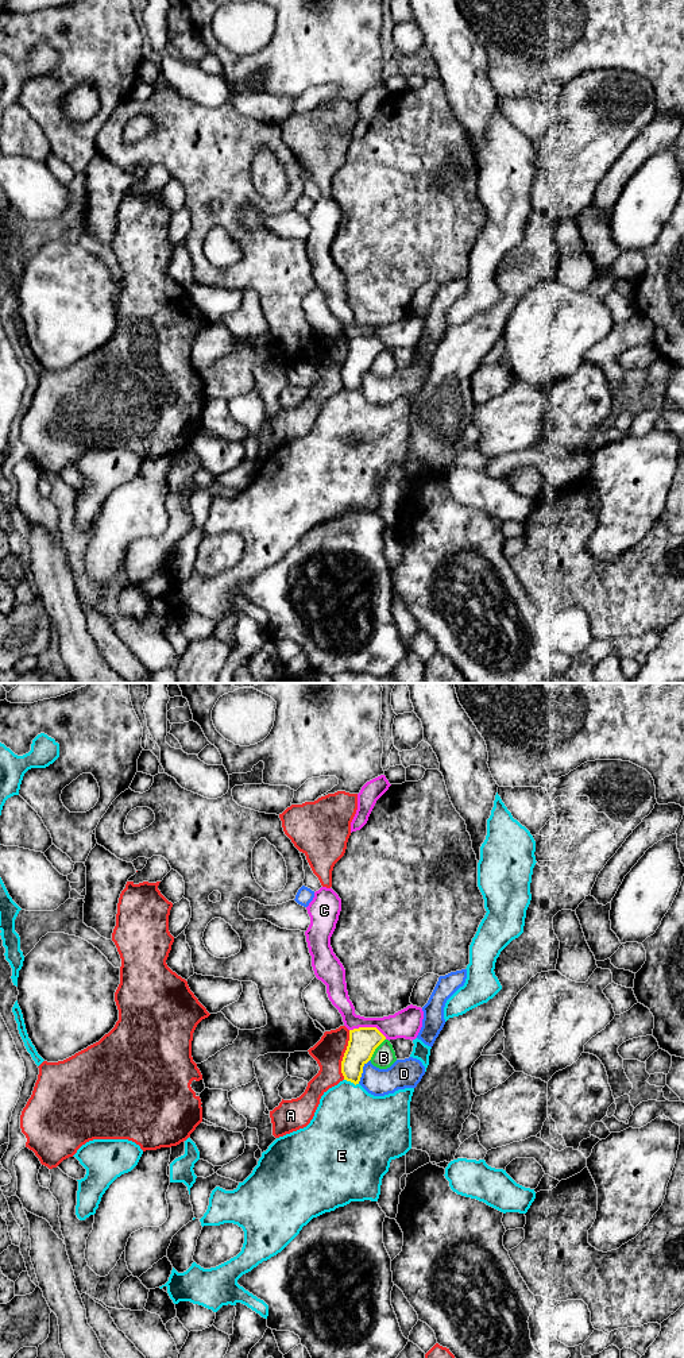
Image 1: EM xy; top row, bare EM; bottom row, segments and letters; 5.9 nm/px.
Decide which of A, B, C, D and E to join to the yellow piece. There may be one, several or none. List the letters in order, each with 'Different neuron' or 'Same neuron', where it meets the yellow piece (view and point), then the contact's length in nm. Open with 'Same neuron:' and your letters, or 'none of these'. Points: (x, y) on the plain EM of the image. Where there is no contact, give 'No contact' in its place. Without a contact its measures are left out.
Same neuron: none of these
A: Different neuron. Touches yellow at xy (344, 363). Shared border 300 nm
B: Different neuron. Touches yellow at xy (375, 357). Shared border 170 nm
C: Different neuron. Touches yellow at xy (368, 336). Shared border 240 nm
D: Different neuron. Touches yellow at xy (362, 381). Shared border 160 nm
E: Different neuron. Touches yellow at xy (351, 390). Shared border 90 nm

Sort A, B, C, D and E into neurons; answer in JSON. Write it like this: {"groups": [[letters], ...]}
{"groups": [["A"], ["B"], ["C"], ["D"], ["E"]]}

